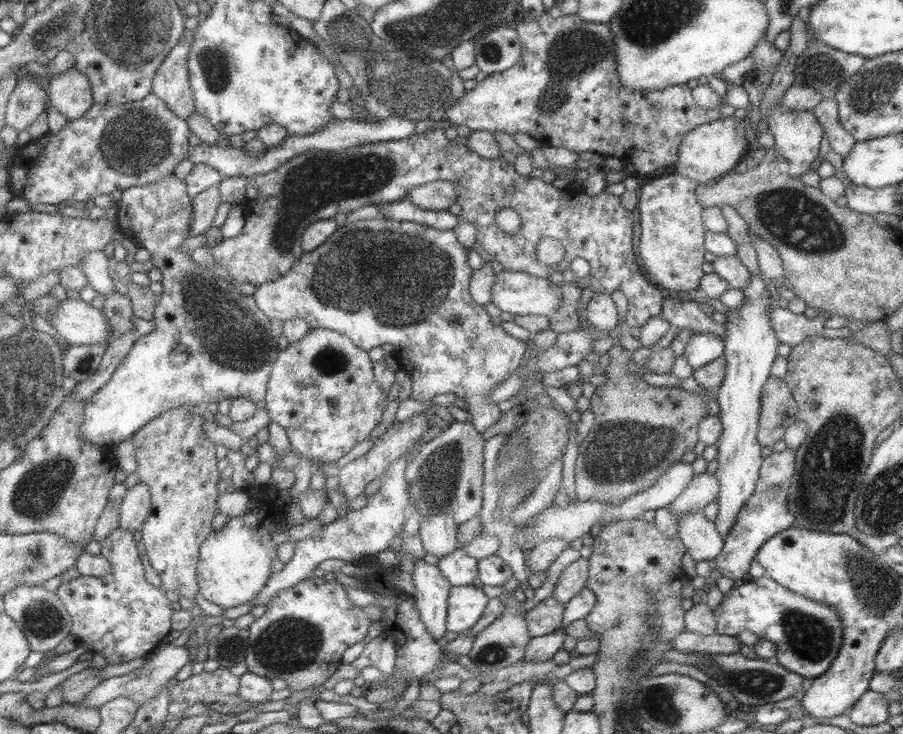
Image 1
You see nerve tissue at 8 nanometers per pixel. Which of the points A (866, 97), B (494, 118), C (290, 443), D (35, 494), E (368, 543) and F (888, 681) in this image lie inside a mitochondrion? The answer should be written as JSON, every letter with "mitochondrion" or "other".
{"A":"mitochondrion","B":"other","C":"other","D":"mitochondrion","E":"other","F":"other"}

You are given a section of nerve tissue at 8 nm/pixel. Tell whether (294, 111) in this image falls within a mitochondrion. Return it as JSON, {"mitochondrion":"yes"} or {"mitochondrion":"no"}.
{"mitochondrion":"no"}

